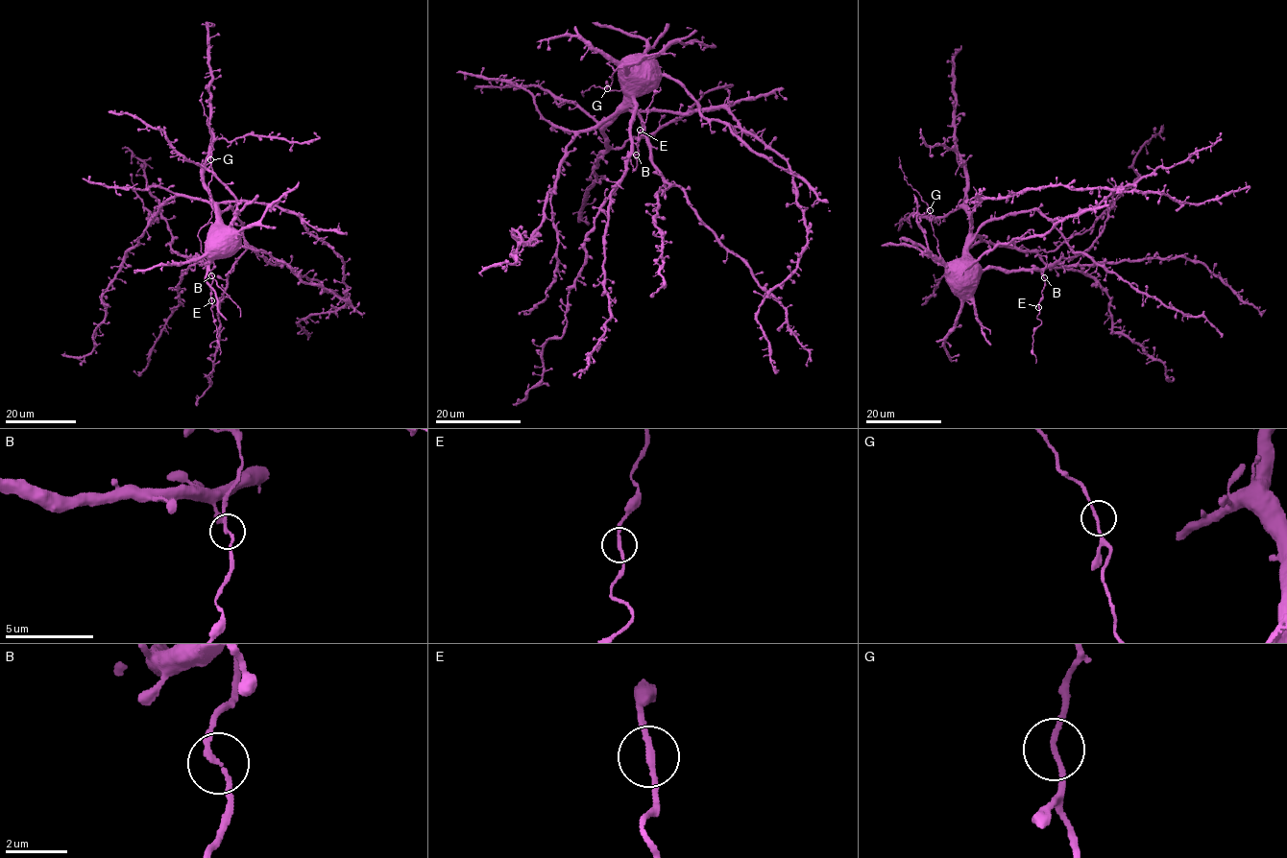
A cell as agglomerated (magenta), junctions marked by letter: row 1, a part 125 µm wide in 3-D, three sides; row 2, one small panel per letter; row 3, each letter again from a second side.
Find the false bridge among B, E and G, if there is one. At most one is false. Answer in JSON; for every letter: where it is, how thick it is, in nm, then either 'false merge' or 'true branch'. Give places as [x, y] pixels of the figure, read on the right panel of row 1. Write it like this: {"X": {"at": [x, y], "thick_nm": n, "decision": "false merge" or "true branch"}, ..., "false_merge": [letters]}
{"B": {"at": [1044, 277], "thick_nm": 160, "decision": "true branch"}, "E": {"at": [1038, 307], "thick_nm": 190, "decision": "true branch"}, "G": {"at": [930, 210], "thick_nm": 160, "decision": "true branch"}, "false_merge": []}

